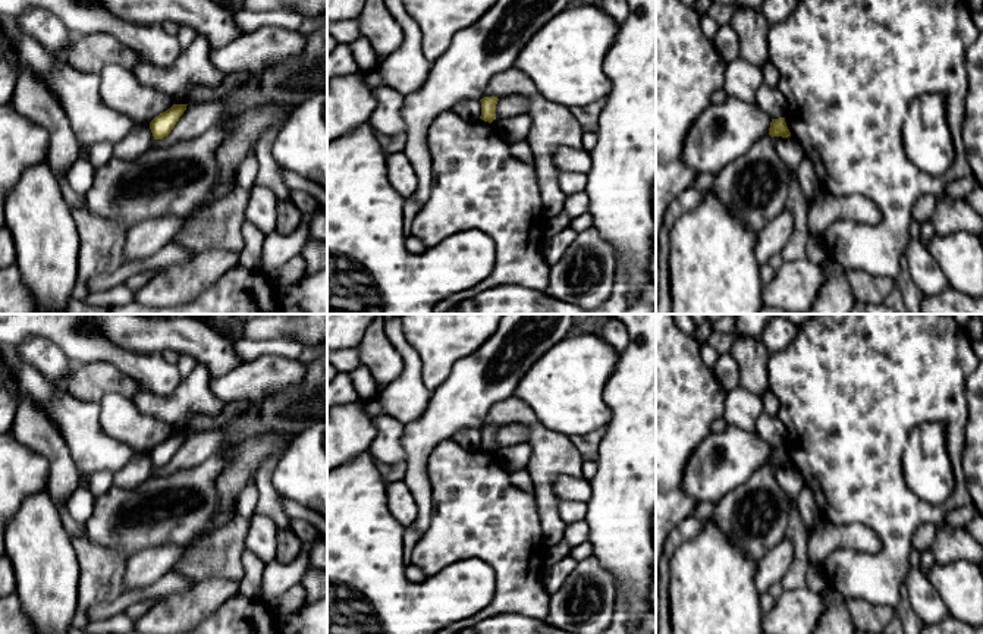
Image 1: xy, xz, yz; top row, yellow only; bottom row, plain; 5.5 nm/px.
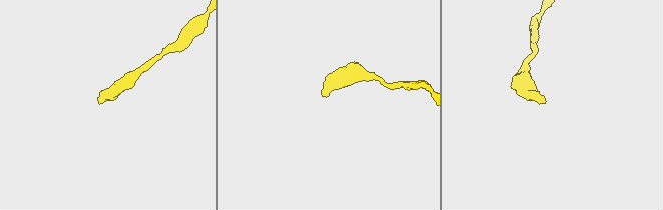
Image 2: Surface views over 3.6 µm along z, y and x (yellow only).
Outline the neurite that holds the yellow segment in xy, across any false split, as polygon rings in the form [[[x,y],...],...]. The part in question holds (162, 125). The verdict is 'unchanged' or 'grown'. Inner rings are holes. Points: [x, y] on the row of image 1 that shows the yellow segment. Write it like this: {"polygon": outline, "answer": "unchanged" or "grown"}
{"polygon": [[[173,104],[166,112],[156,116],[150,123],[141,123],[122,141],[113,145],[114,157],[135,160],[151,145],[154,139],[163,139],[175,128],[188,104]]], "answer": "grown"}

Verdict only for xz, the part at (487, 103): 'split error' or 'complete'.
split error

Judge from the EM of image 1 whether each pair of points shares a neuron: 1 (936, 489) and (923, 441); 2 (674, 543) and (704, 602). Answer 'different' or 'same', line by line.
1: same
2: different

